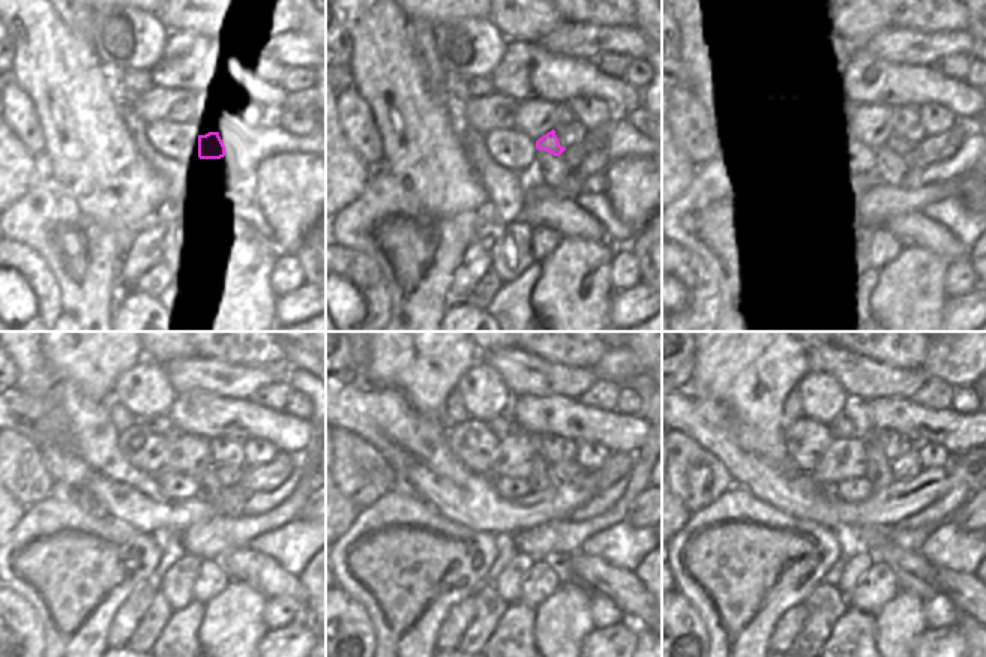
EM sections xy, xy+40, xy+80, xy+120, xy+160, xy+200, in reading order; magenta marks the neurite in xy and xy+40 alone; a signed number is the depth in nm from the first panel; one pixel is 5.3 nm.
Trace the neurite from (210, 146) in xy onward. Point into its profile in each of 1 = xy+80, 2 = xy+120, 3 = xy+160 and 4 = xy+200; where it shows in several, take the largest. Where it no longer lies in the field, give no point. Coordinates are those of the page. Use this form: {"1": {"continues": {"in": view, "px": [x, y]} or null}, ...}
{"1": {"continues": {"in": "xy+80", "px": [898, 143]}}, "2": {"continues": {"in": "xy+120", "px": [228, 476]}}, "3": {"continues": {"in": "xy+160", "px": [568, 471]}}, "4": {"continues": {"in": "xy+200", "px": [905, 467]}}}

